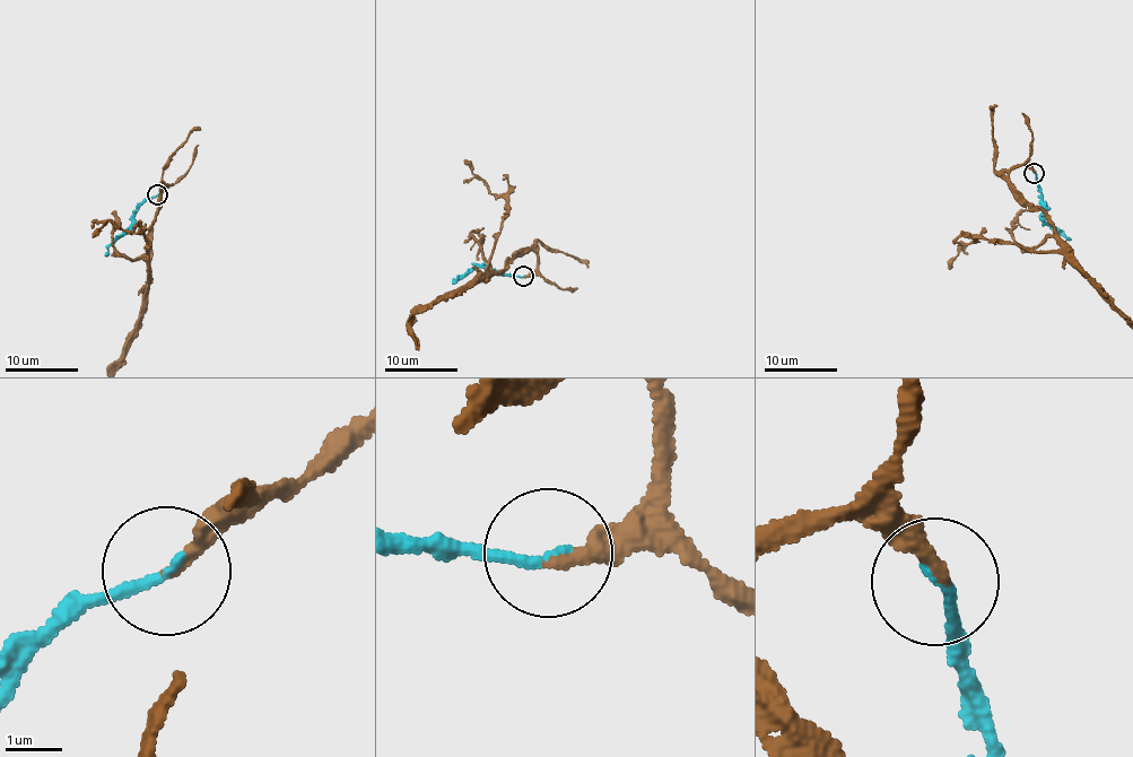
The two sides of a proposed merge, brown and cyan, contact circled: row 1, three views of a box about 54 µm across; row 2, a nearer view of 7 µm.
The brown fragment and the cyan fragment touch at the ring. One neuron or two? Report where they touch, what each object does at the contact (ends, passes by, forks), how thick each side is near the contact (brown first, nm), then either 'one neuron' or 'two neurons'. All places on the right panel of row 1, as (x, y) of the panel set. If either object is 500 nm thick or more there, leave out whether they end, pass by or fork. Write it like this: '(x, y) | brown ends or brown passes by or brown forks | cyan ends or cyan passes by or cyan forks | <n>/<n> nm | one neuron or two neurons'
(1034, 173) | brown ends | cyan ends | 240/160 nm | one neuron

